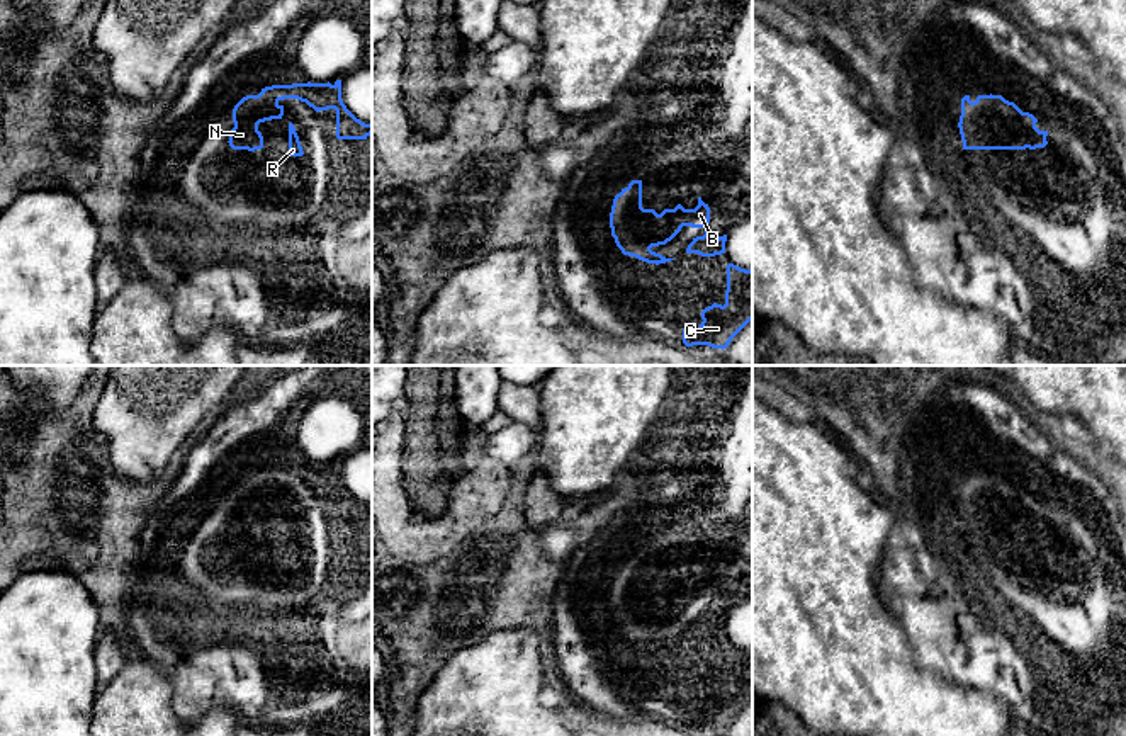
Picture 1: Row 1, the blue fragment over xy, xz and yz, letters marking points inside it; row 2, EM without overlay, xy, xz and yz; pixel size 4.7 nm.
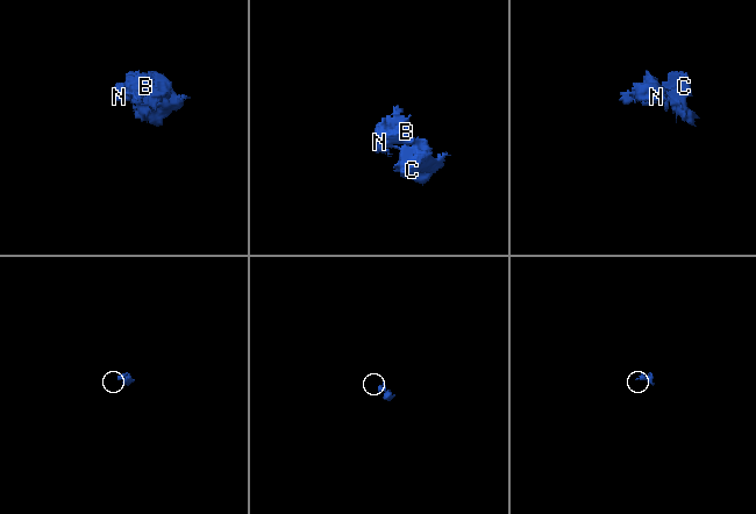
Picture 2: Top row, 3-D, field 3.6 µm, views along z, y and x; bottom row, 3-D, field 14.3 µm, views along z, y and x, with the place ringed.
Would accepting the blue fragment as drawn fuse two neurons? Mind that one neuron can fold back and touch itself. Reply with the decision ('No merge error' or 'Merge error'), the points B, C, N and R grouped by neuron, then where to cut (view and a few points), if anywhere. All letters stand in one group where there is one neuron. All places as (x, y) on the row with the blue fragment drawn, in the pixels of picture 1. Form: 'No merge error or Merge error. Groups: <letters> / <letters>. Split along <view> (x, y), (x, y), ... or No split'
No merge error. Groups: B C N R. No split

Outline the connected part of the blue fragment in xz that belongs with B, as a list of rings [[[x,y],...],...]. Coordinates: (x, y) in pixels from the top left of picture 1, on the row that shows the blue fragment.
[[[632,180],[622,189],[622,192],[615,195],[610,212],[611,236],[622,253],[656,265],[674,258],[666,258],[650,248],[671,241],[683,226],[707,228],[703,236],[693,238],[686,253],[698,253],[701,257],[725,253],[727,235],[712,240],[708,223],[710,207],[701,197],[698,197],[695,209],[684,209],[681,204],[674,209],[664,209],[661,214],[654,209],[644,209],[642,180]]]

